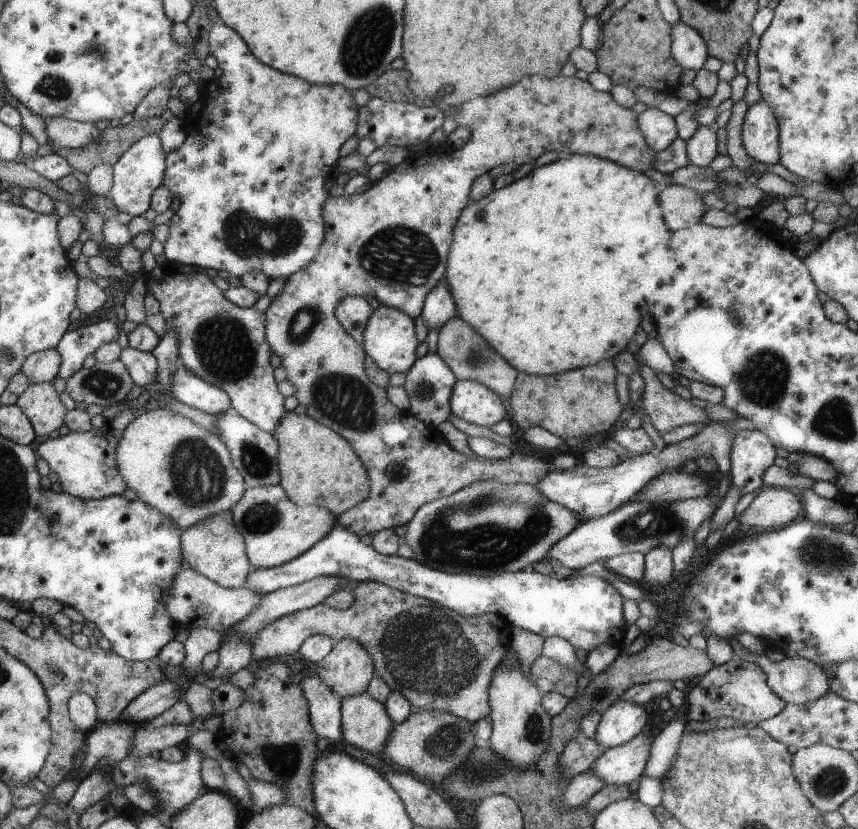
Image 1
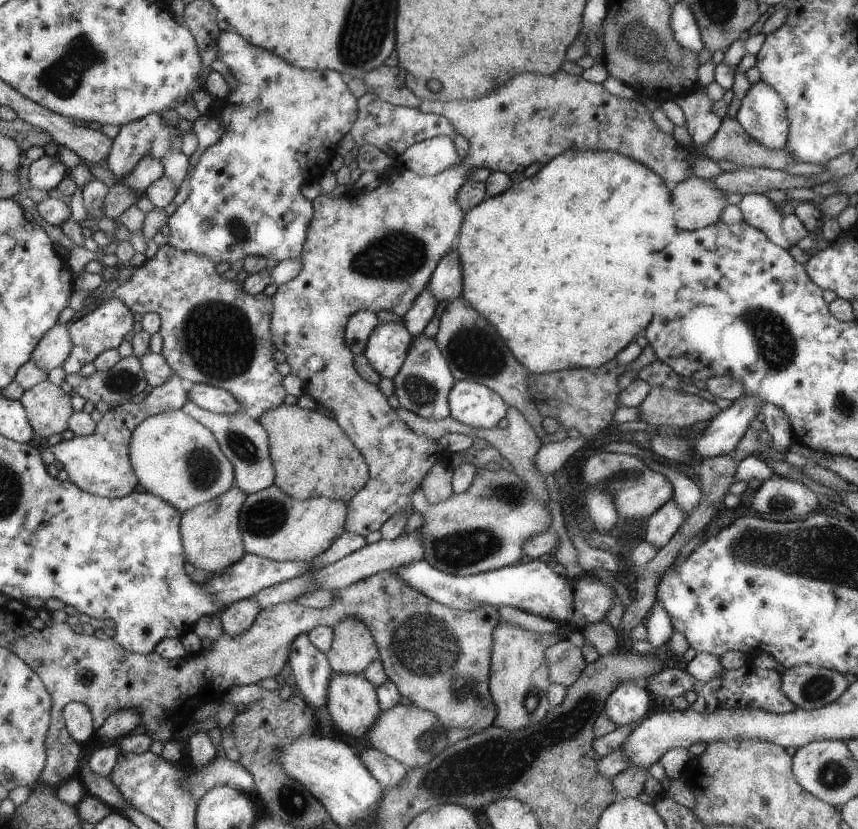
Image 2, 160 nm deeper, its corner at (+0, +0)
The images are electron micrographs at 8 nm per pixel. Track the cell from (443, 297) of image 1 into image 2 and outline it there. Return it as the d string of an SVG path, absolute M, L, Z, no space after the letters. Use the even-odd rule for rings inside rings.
M453 248L449 249L435 265L433 276L430 277L427 288L431 291L431 294L436 298L439 303L442 300L449 301L456 299L462 292L462 264L458 258L458 252Z

